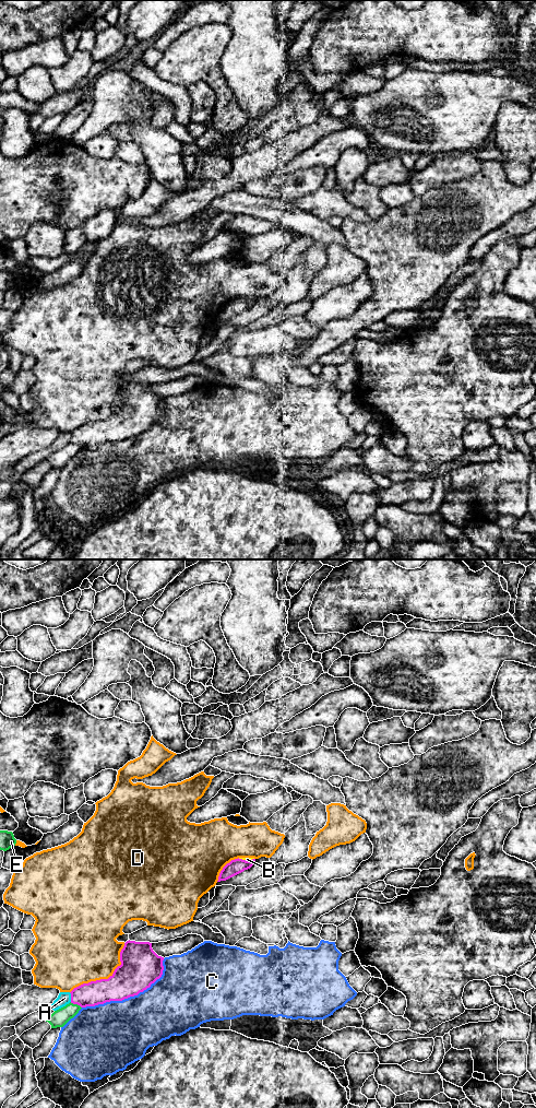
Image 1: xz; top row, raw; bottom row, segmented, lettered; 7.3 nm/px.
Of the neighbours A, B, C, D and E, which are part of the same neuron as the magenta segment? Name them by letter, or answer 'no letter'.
no letter

